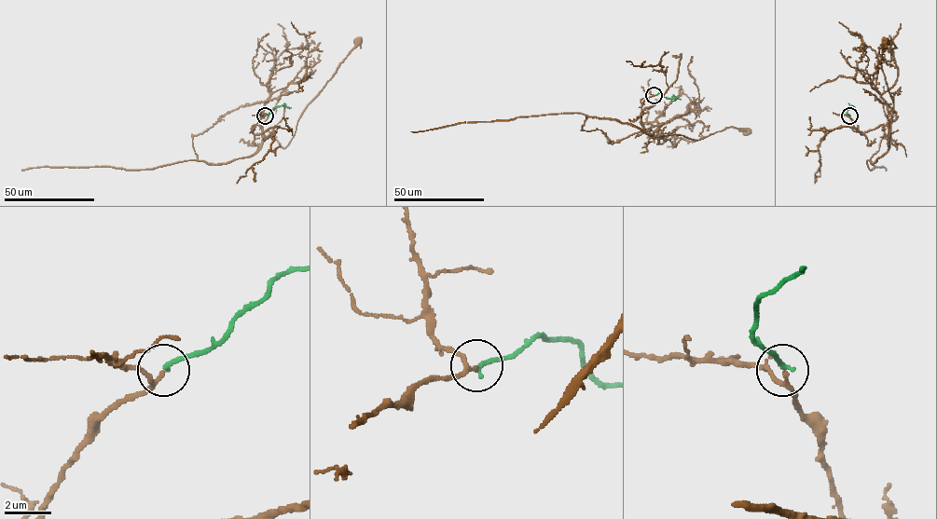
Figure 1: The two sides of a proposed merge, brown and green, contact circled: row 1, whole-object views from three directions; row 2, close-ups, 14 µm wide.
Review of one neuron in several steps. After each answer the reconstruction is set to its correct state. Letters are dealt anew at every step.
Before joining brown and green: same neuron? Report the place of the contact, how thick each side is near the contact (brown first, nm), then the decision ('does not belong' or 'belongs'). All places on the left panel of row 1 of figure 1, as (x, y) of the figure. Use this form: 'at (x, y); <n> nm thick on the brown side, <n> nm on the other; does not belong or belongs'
at (265, 116); 150 nm thick on the brown side, 200 nm on the other; belongs

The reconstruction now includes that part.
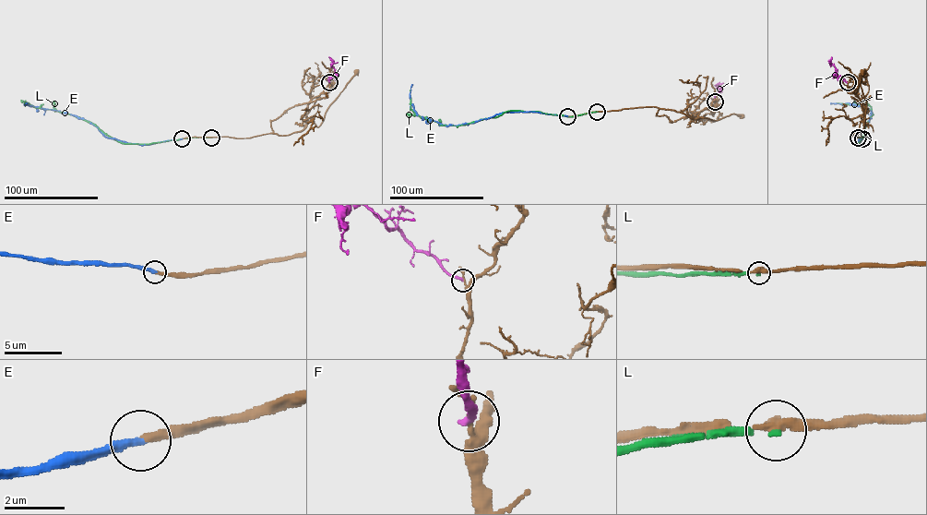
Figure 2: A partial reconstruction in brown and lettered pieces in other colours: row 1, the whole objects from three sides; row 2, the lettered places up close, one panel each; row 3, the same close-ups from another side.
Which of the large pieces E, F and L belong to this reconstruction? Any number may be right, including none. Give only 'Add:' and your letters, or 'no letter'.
Add: E

